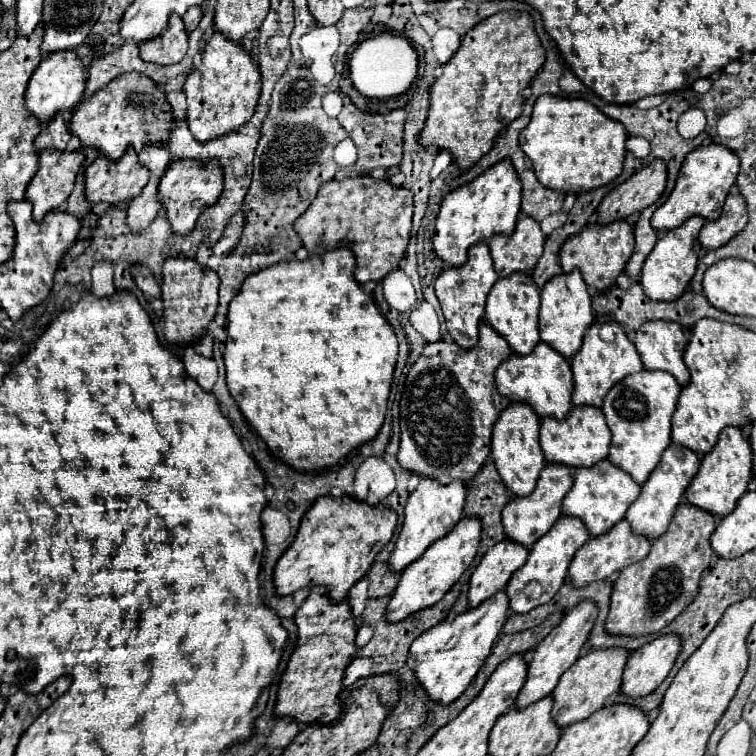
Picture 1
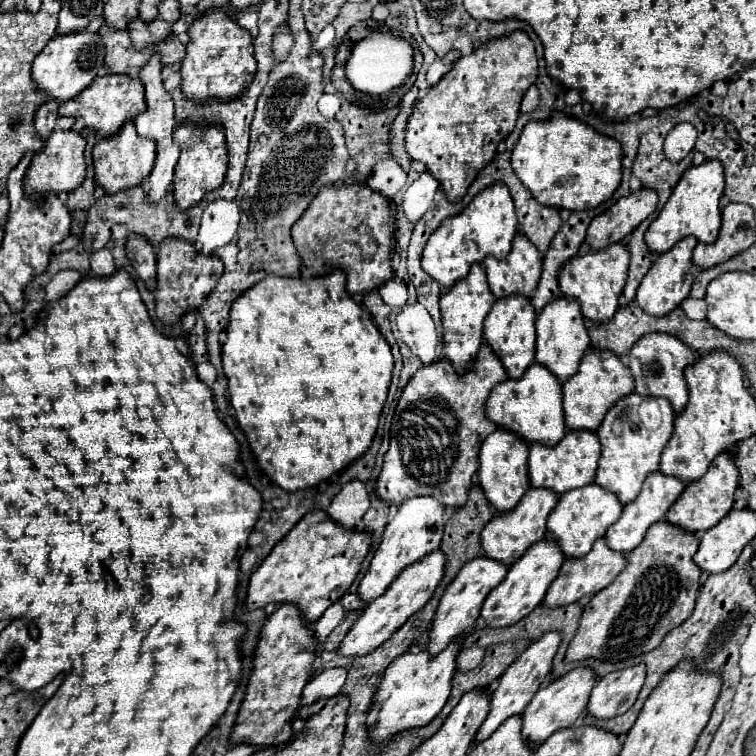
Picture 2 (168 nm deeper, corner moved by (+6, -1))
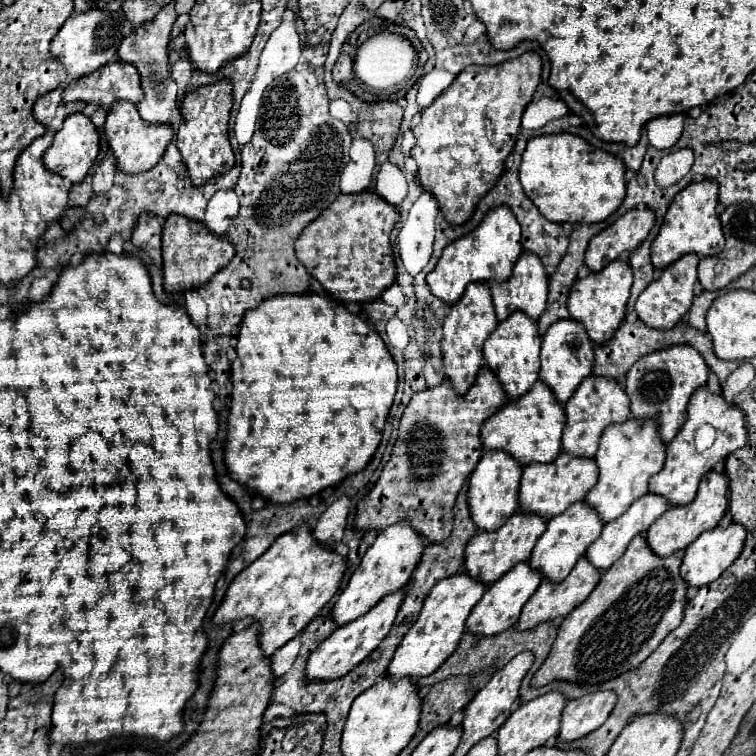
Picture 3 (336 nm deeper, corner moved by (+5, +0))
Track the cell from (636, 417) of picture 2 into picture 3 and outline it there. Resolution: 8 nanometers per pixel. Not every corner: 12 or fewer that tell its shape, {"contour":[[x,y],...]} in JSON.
{"contour":[[652,420],[604,430],[584,502],[604,524],[648,492],[666,446]]}

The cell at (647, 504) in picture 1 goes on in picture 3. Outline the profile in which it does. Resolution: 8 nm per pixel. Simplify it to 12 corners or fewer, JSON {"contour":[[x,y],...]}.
{"contour":[[656,494],[638,498],[604,526],[588,546],[588,558],[606,570],[636,534],[666,510]]}

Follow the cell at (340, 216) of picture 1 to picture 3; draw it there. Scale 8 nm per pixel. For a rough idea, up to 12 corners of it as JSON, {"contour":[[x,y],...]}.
{"contour":[[376,192],[340,194],[296,258],[342,302],[396,280],[400,214]]}

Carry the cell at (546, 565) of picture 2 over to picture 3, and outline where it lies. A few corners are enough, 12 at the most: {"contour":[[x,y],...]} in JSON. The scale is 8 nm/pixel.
{"contour":[[514,566],[484,592],[466,632],[512,628],[540,586],[540,574]]}

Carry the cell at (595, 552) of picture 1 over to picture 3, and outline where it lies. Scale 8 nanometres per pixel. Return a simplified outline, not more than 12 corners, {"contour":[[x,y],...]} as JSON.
{"contour":[[586,558],[524,604],[516,630],[562,620],[596,588],[600,574]]}

